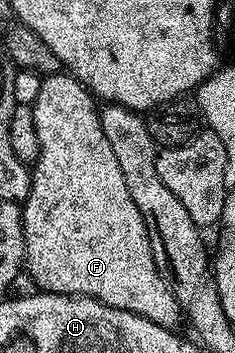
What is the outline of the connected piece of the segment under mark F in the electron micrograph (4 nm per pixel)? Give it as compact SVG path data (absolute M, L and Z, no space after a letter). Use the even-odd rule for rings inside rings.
M54 71L44 78L45 82L37 89L37 98L31 101L35 131L39 135L39 155L36 165L31 169L29 197L25 201L23 211L23 231L25 232L24 268L29 269L38 290L47 293L63 293L70 297L93 297L104 305L110 305L123 311L131 311L135 315L147 318L151 323L166 327L177 327L183 321L183 306L178 294L172 288L165 289L166 278L159 263L154 259L151 243L147 235L147 227L143 223L143 215L139 215L139 207L135 207L135 199L131 199L131 191L127 191L127 179L123 179L123 170L119 168L119 159L115 159L115 151L111 151L111 143L107 143L107 135L103 135L101 114L98 102L92 93L68 71Z

